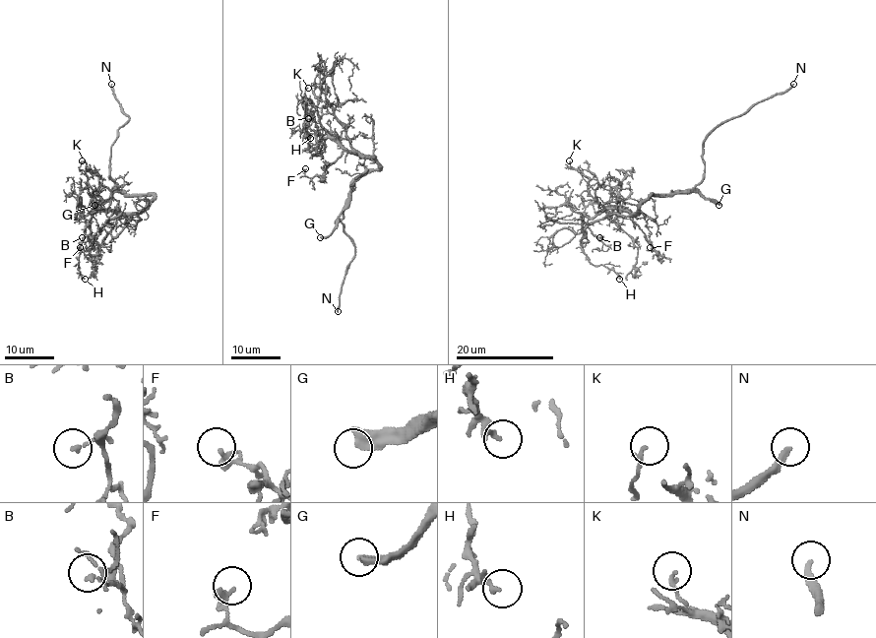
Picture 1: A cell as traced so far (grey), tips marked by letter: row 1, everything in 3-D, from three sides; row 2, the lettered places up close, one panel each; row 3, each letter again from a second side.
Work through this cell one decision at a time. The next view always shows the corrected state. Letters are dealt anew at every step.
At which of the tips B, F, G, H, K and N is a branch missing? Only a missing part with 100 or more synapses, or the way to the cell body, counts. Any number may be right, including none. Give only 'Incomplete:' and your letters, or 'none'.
Incomplete: G, N

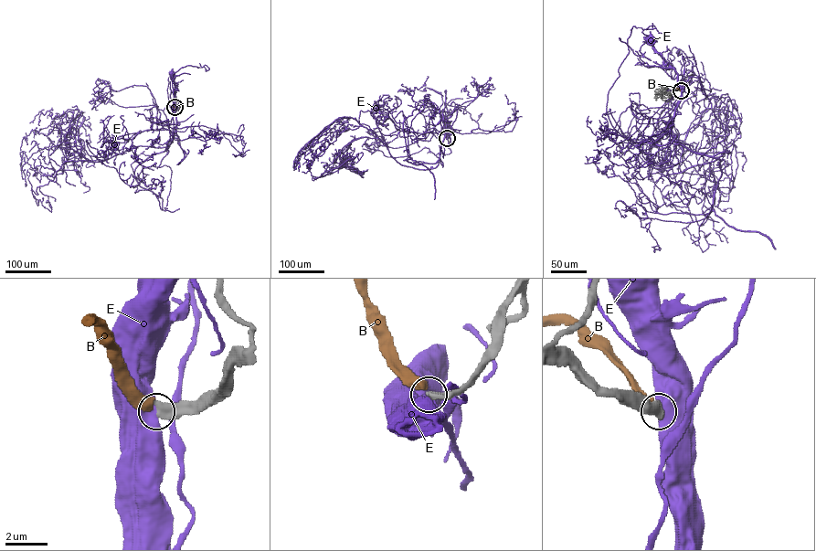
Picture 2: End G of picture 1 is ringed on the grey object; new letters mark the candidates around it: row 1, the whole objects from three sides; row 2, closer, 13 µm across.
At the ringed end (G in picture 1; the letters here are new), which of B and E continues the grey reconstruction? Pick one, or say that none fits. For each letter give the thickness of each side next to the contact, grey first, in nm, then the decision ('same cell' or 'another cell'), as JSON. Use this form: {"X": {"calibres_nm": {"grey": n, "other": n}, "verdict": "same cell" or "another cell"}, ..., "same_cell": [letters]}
{"B": {"calibres_nm": {"grey": 360, "other": 480}, "verdict": "another cell"}, "E": {"calibres_nm": {"grey": 400, "other": 700}, "verdict": "another cell"}, "same_cell": []}

